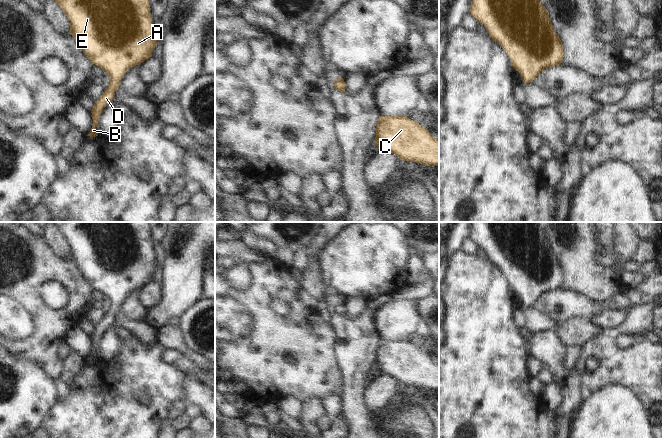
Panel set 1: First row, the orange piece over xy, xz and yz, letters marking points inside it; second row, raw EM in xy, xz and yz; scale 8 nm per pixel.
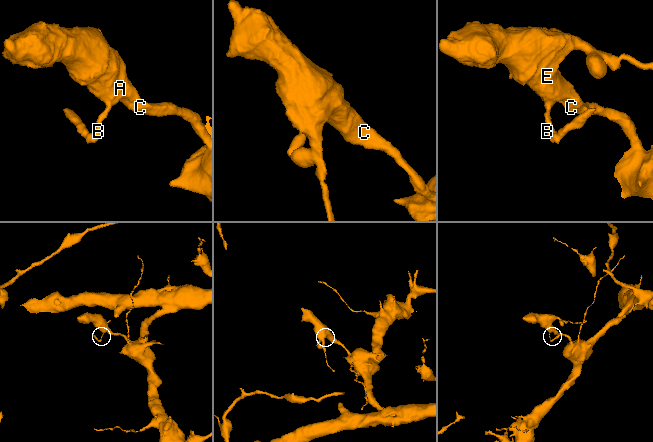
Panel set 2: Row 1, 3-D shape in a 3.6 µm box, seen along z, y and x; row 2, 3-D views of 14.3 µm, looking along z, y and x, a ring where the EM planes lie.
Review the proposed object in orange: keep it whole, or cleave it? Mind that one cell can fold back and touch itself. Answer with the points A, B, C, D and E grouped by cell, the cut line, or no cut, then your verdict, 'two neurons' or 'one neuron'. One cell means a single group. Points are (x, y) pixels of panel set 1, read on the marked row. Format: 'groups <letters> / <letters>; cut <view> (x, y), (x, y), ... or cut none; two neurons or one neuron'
groups A B C D E; cut none; one neuron

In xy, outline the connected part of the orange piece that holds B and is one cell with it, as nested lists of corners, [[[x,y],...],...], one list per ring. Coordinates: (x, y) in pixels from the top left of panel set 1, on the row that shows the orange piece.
[[[53,0],[70,21],[70,34],[92,64],[110,77],[110,85],[91,109],[93,126],[88,134],[98,136],[97,121],[104,108],[114,99],[124,74],[152,57],[157,44],[149,0]]]

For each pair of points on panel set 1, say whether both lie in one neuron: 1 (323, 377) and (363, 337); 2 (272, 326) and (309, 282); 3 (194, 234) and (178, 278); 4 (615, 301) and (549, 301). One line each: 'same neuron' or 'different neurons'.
1: different neurons
2: different neurons
3: same neuron
4: same neuron

